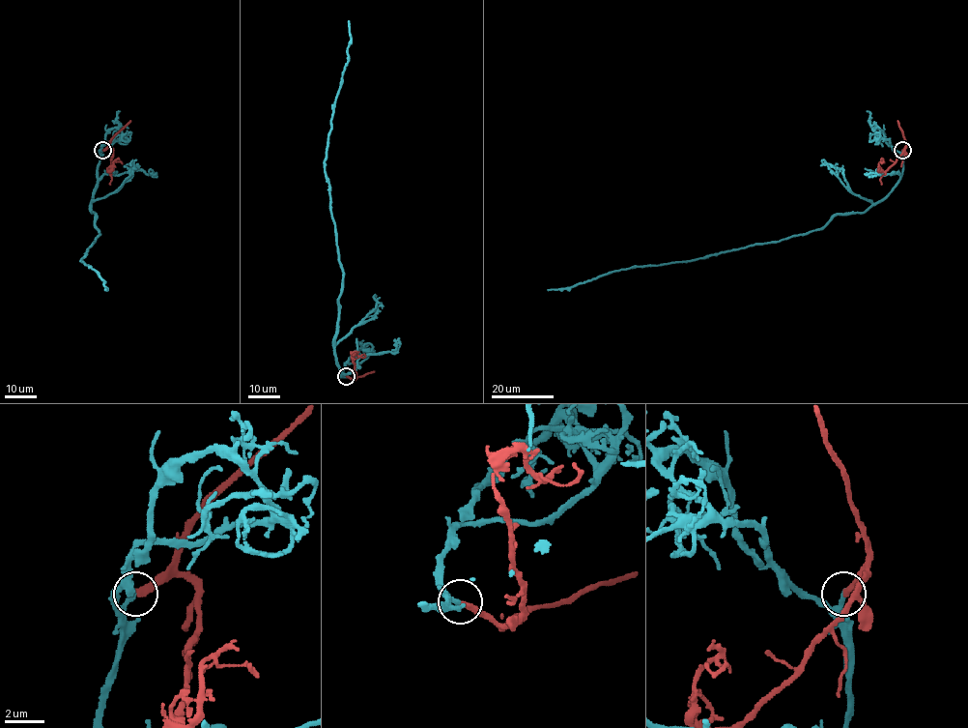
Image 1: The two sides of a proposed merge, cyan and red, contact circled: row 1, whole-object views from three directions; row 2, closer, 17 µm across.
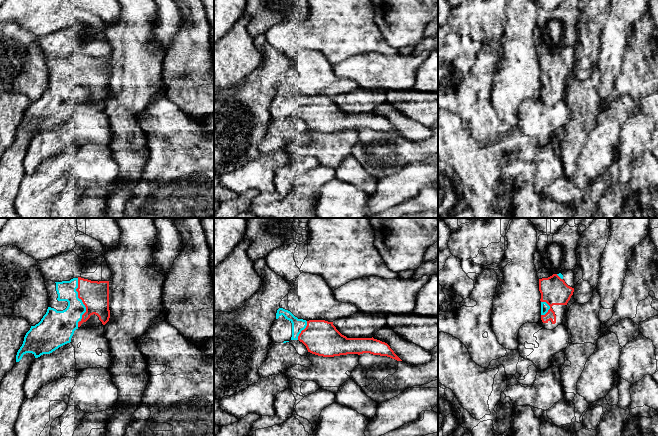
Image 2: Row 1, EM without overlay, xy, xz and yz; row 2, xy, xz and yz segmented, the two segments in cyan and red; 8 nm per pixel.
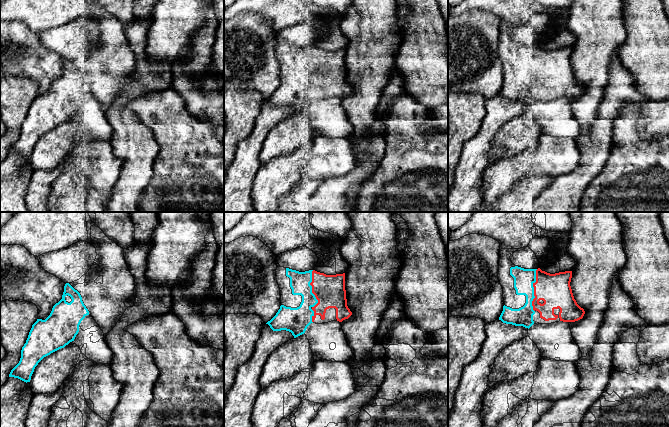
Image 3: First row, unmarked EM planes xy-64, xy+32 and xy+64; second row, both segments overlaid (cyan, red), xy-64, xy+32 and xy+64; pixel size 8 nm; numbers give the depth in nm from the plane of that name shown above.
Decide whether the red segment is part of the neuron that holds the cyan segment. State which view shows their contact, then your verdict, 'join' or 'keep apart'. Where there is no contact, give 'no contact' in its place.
contact in xy; keep apart

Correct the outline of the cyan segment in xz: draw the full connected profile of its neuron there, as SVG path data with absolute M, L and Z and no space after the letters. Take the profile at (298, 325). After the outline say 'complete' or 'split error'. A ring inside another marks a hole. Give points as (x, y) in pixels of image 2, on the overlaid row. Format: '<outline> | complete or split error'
M279 308L269 334L272 342L286 343L298 340L298 336L307 326L307 321L298 319L290 311Z | split error

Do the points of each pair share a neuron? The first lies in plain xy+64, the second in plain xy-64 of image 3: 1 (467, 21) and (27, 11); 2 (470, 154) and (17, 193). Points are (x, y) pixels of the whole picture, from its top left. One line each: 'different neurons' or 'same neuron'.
1: different neurons
2: same neuron

